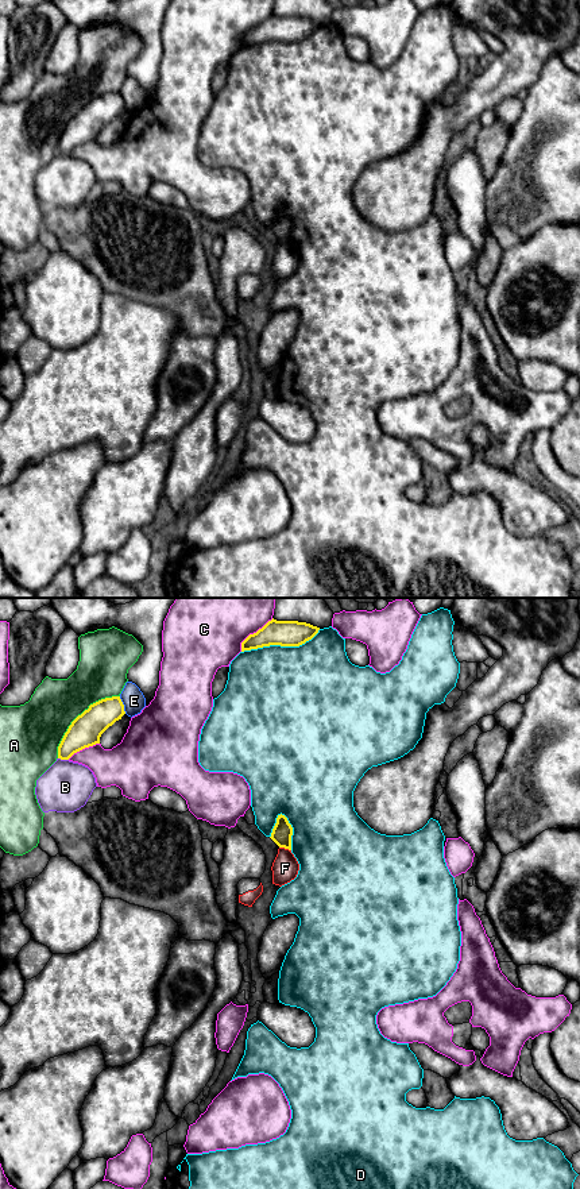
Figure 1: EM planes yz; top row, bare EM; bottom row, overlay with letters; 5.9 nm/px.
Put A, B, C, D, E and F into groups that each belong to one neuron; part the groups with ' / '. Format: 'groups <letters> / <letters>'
groups A / B / C / D / E / F

